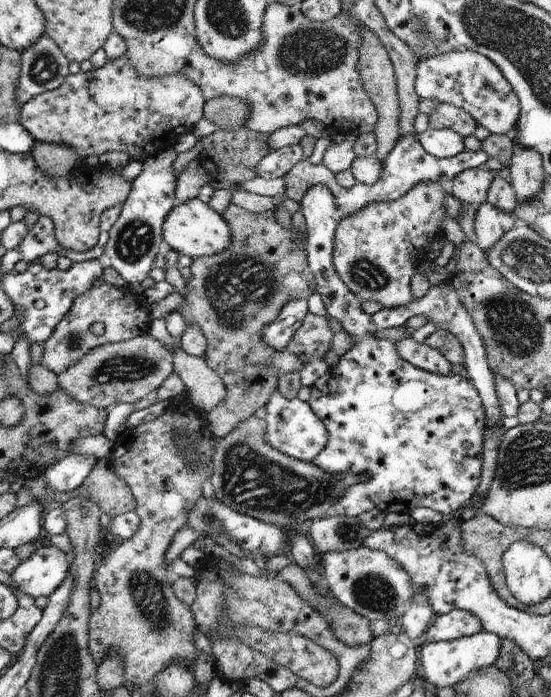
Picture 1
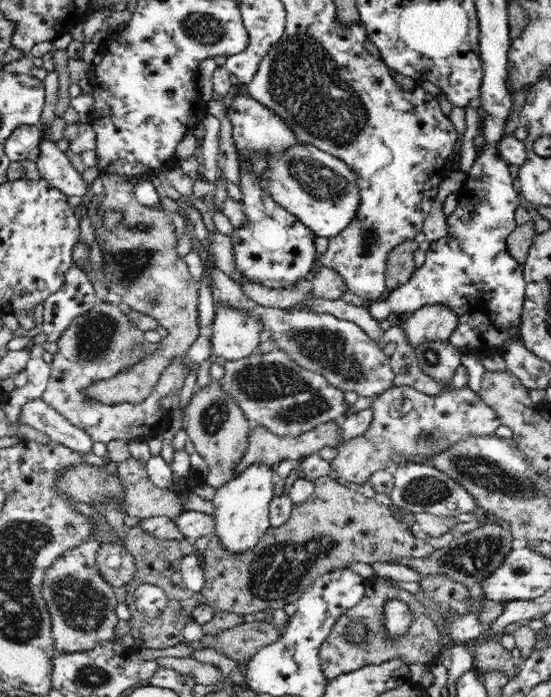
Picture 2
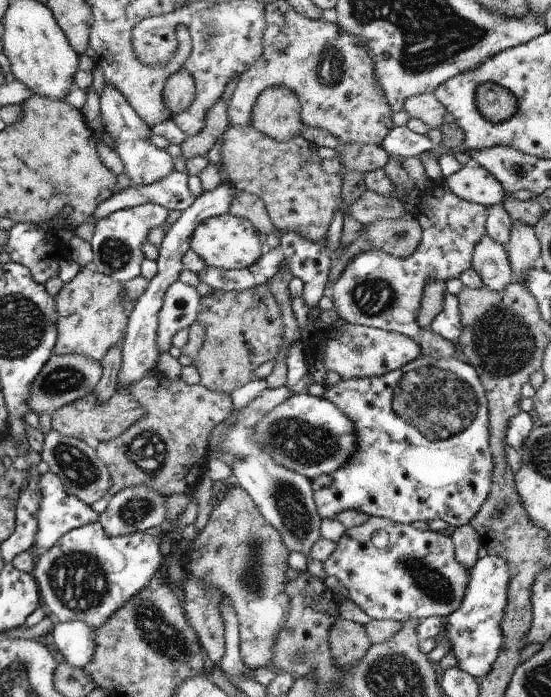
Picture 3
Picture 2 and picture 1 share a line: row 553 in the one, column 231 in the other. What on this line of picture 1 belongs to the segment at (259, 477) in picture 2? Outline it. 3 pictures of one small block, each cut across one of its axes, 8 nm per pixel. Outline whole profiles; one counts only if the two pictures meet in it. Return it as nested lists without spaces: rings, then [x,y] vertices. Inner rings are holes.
[[[196,198],[178,204],[172,210],[164,224],[163,241],[165,248],[171,248],[179,256],[186,255],[194,260],[224,253],[232,245],[233,232],[222,214]]]

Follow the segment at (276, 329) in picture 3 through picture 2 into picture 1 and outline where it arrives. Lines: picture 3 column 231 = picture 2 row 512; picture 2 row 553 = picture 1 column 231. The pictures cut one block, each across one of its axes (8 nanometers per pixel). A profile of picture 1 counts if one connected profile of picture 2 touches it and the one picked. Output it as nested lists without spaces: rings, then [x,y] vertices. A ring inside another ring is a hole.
[[[231,203],[222,216],[233,232],[232,245],[224,253],[194,259],[190,266],[192,276],[186,283],[185,303],[174,309],[174,312],[184,318],[185,325],[195,323],[195,326],[199,327],[207,342],[203,360],[221,379],[224,387],[223,401],[209,408],[205,421],[205,431],[211,431],[215,438],[228,437],[245,419],[251,418],[258,409],[267,405],[268,396],[276,390],[278,374],[256,374],[270,372],[268,362],[270,356],[276,352],[276,349],[263,339],[264,329],[279,317],[289,301],[307,300],[316,292],[315,276],[312,275],[305,254],[306,242],[301,242],[299,233],[291,226],[284,228],[278,222],[274,211],[256,214]]]

